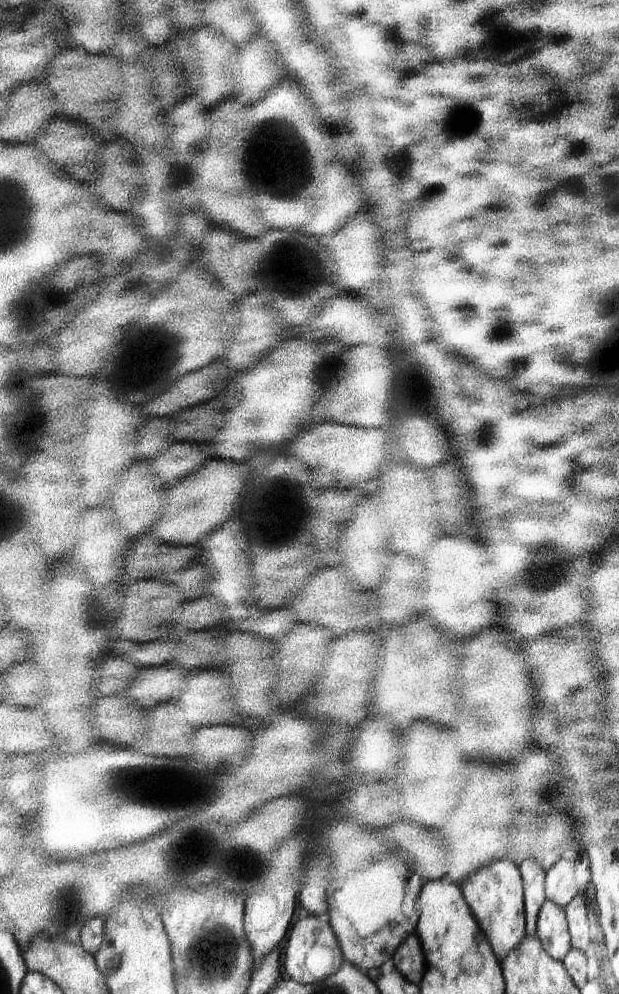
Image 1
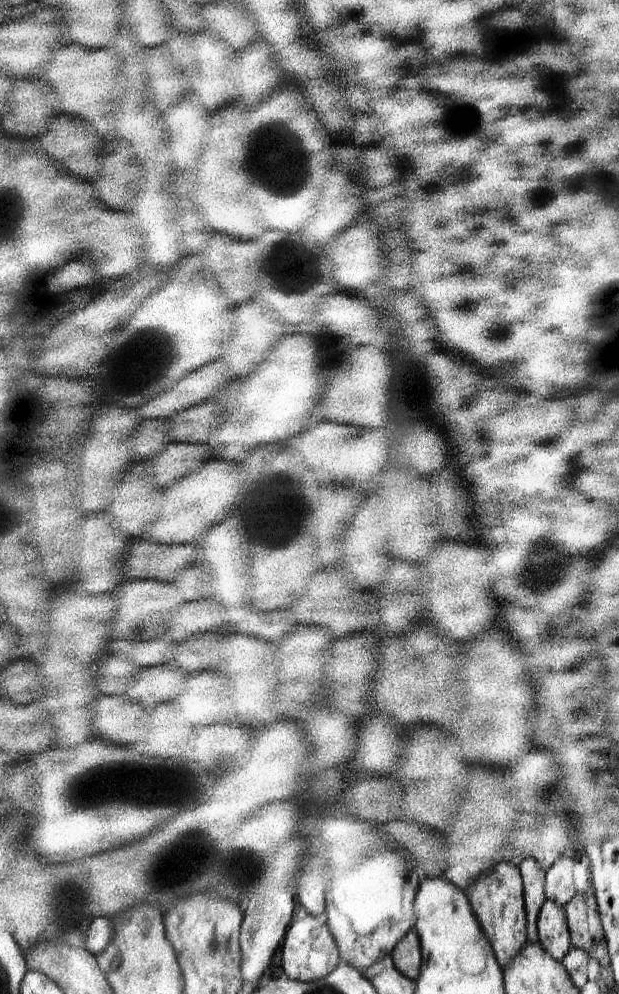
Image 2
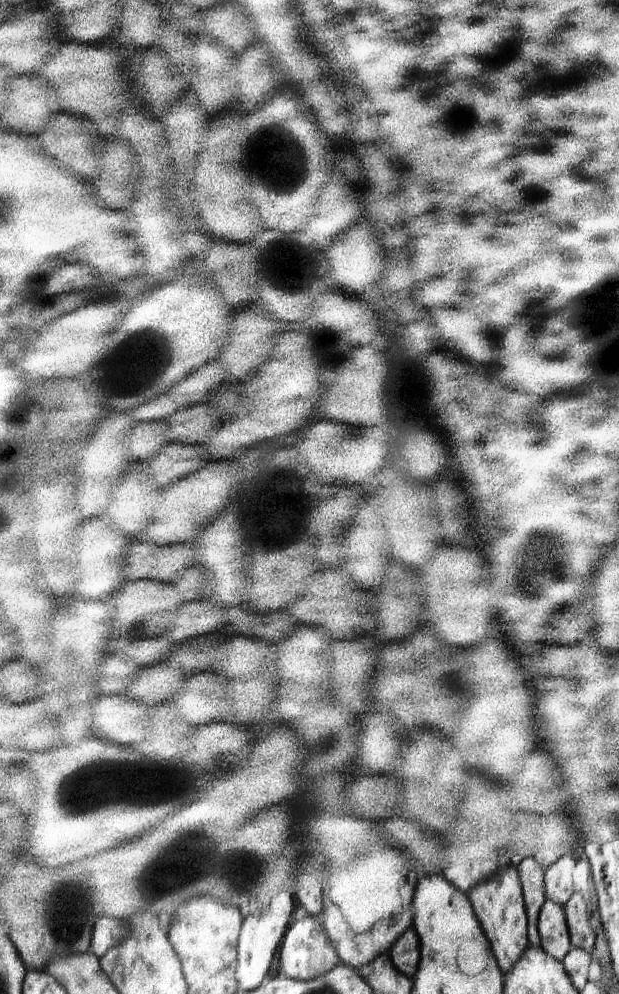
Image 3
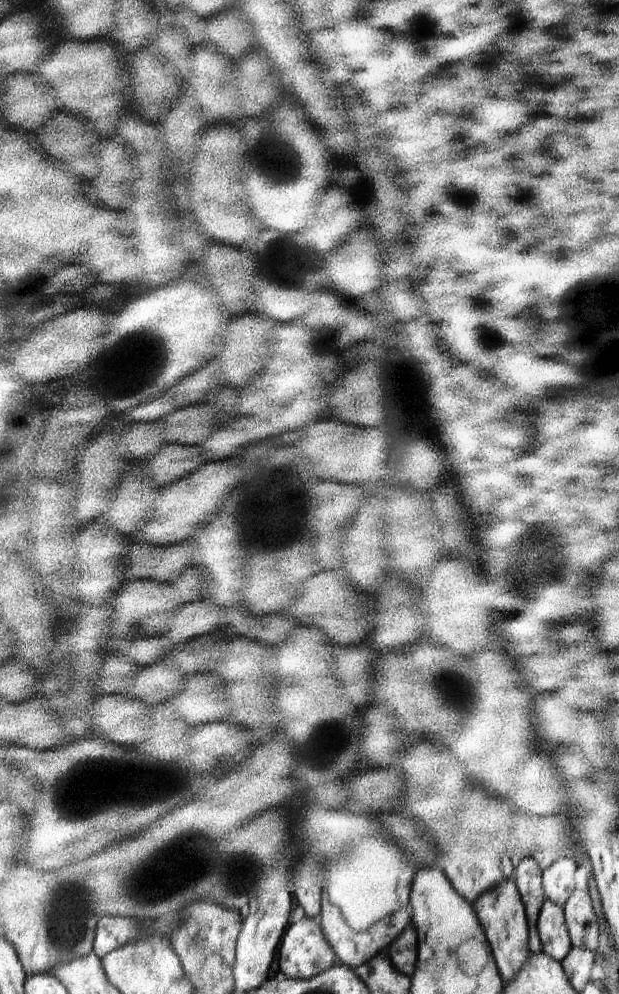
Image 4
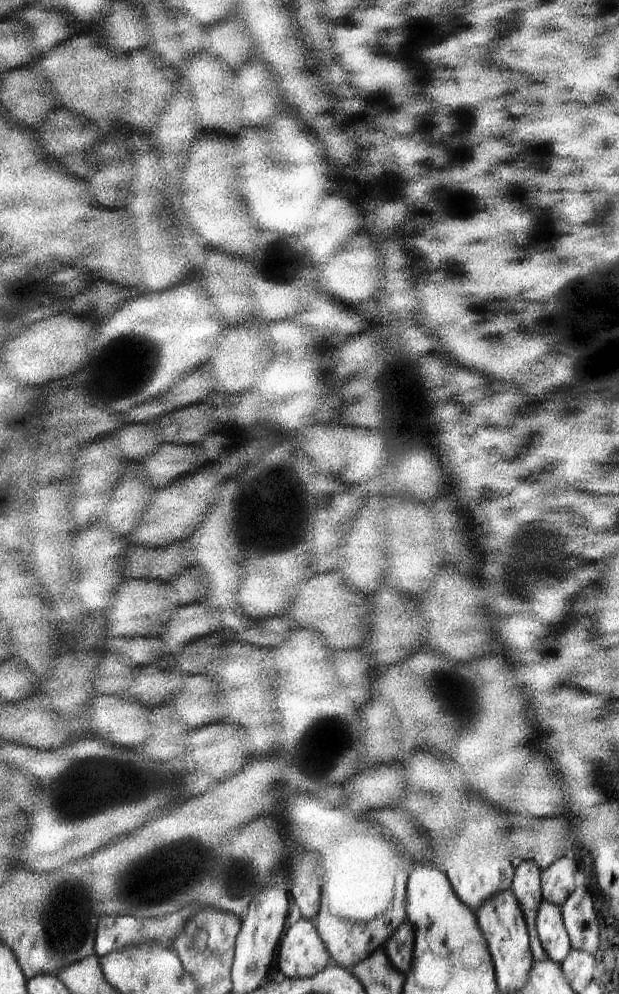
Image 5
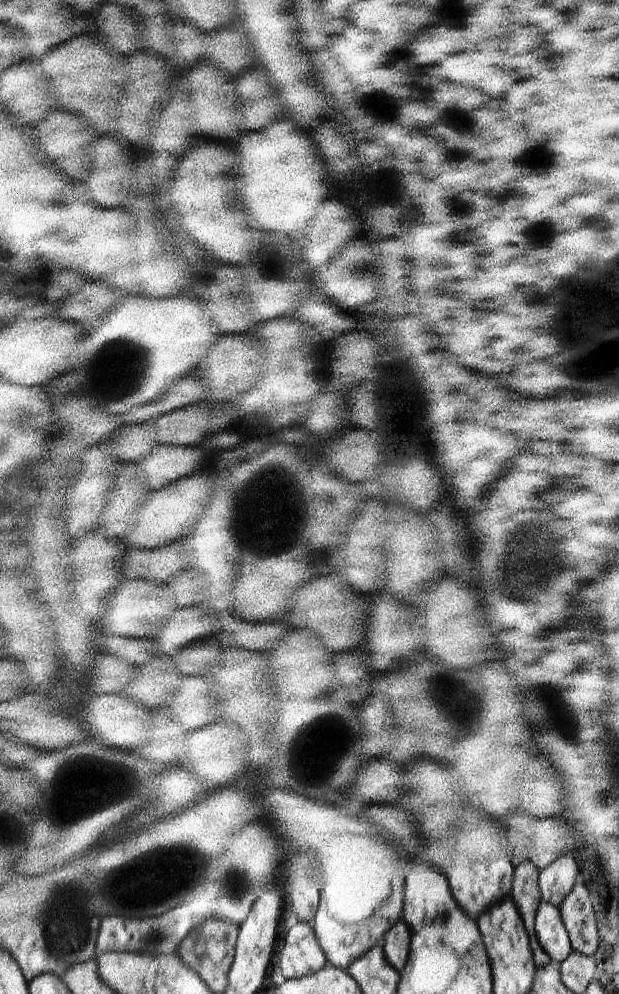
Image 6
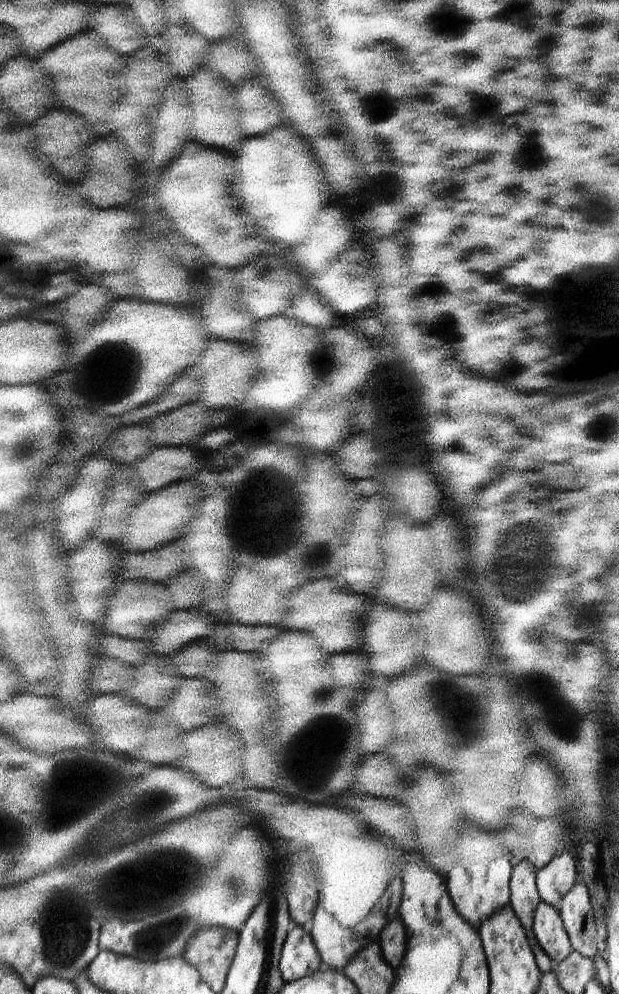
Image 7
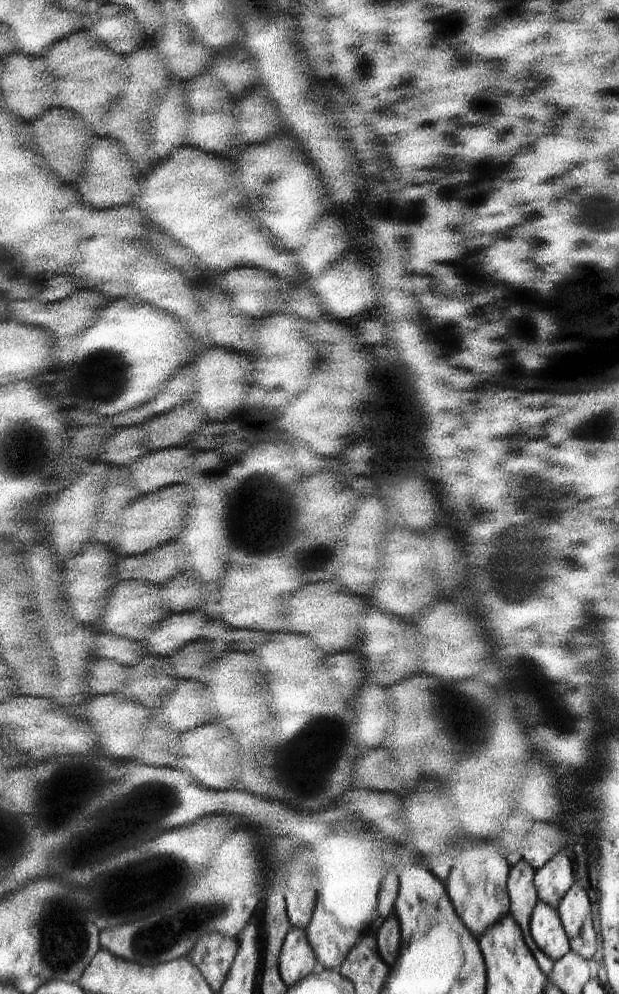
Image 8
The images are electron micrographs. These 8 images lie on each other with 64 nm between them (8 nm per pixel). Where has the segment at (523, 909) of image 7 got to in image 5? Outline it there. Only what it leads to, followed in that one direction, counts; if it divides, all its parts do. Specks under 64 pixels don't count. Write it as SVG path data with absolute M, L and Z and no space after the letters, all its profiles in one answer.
M532 859L522 861L513 874L512 892L518 900L528 932L536 930L536 915L543 901L540 875L541 871Z

